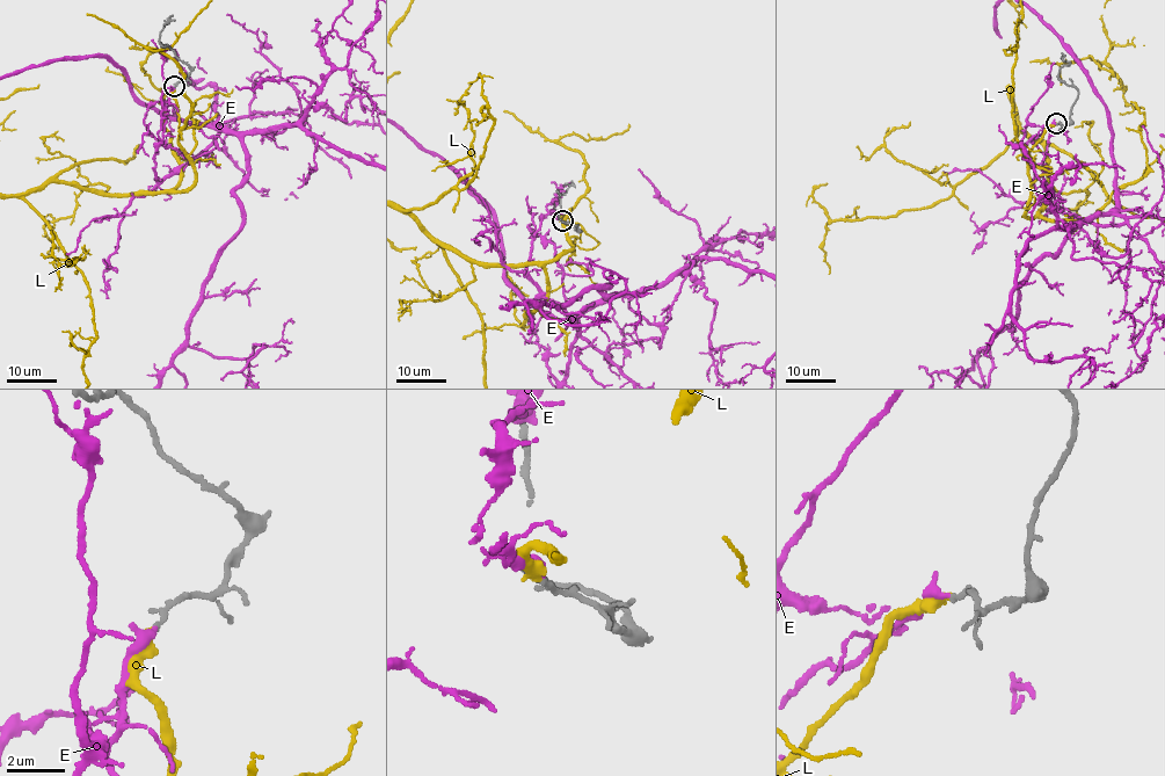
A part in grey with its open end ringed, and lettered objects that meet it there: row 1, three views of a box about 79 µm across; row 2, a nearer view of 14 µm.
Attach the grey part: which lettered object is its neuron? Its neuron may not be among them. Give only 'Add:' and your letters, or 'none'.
Add: L

